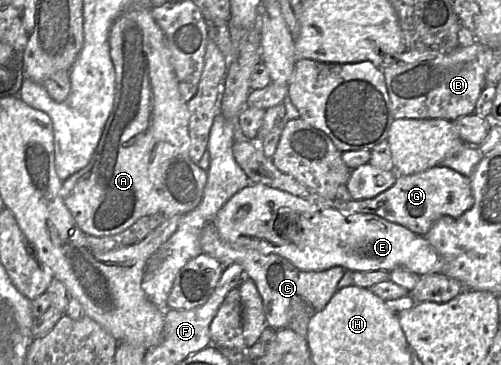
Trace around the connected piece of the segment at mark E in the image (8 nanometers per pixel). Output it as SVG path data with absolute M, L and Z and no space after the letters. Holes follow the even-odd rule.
M262 183L252 184L234 194L218 211L212 223L225 241L263 254L280 255L301 271L323 271L334 266L358 272L379 270L390 272L403 268L421 276L440 273L442 270L441 258L428 240L400 224L374 214L344 214L336 209L320 207L303 198ZM279 216L287 216L296 223L299 226L299 233L291 238L277 233L274 230L274 222Z

